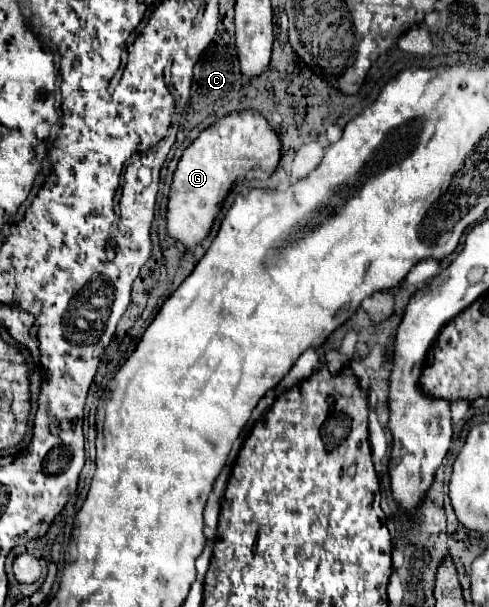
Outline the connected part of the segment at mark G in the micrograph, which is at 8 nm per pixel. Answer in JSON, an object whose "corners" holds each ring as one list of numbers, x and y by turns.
{"corners":[[234,112,200,132,200,136,184,150,174,180,168,194,168,212,166,212,166,230,168,236,176,242,182,242,186,248,200,244,220,212,220,206,234,186,236,180,252,178,262,180,272,176,280,160,280,140,276,132,270,130,266,118,258,112]]}

